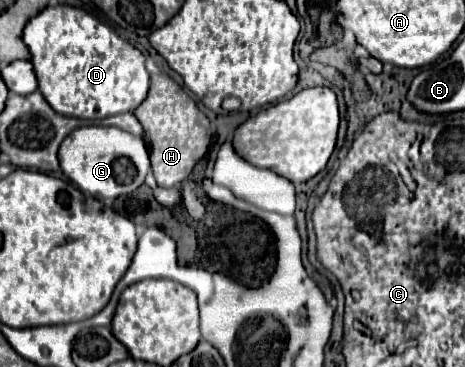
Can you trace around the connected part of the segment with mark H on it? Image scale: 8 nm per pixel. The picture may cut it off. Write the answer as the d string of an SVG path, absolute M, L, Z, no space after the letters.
M154 74L150 80L150 90L146 100L136 108L136 118L140 120L143 128L143 139L147 145L150 156L151 170L158 182L158 186L162 188L172 188L176 184L180 184L182 180L188 178L188 174L192 172L192 168L198 164L198 160L208 152L210 140L212 140L212 132L210 132L210 122L208 118L198 110L196 102L192 98L188 98L188 94L166 74Z

